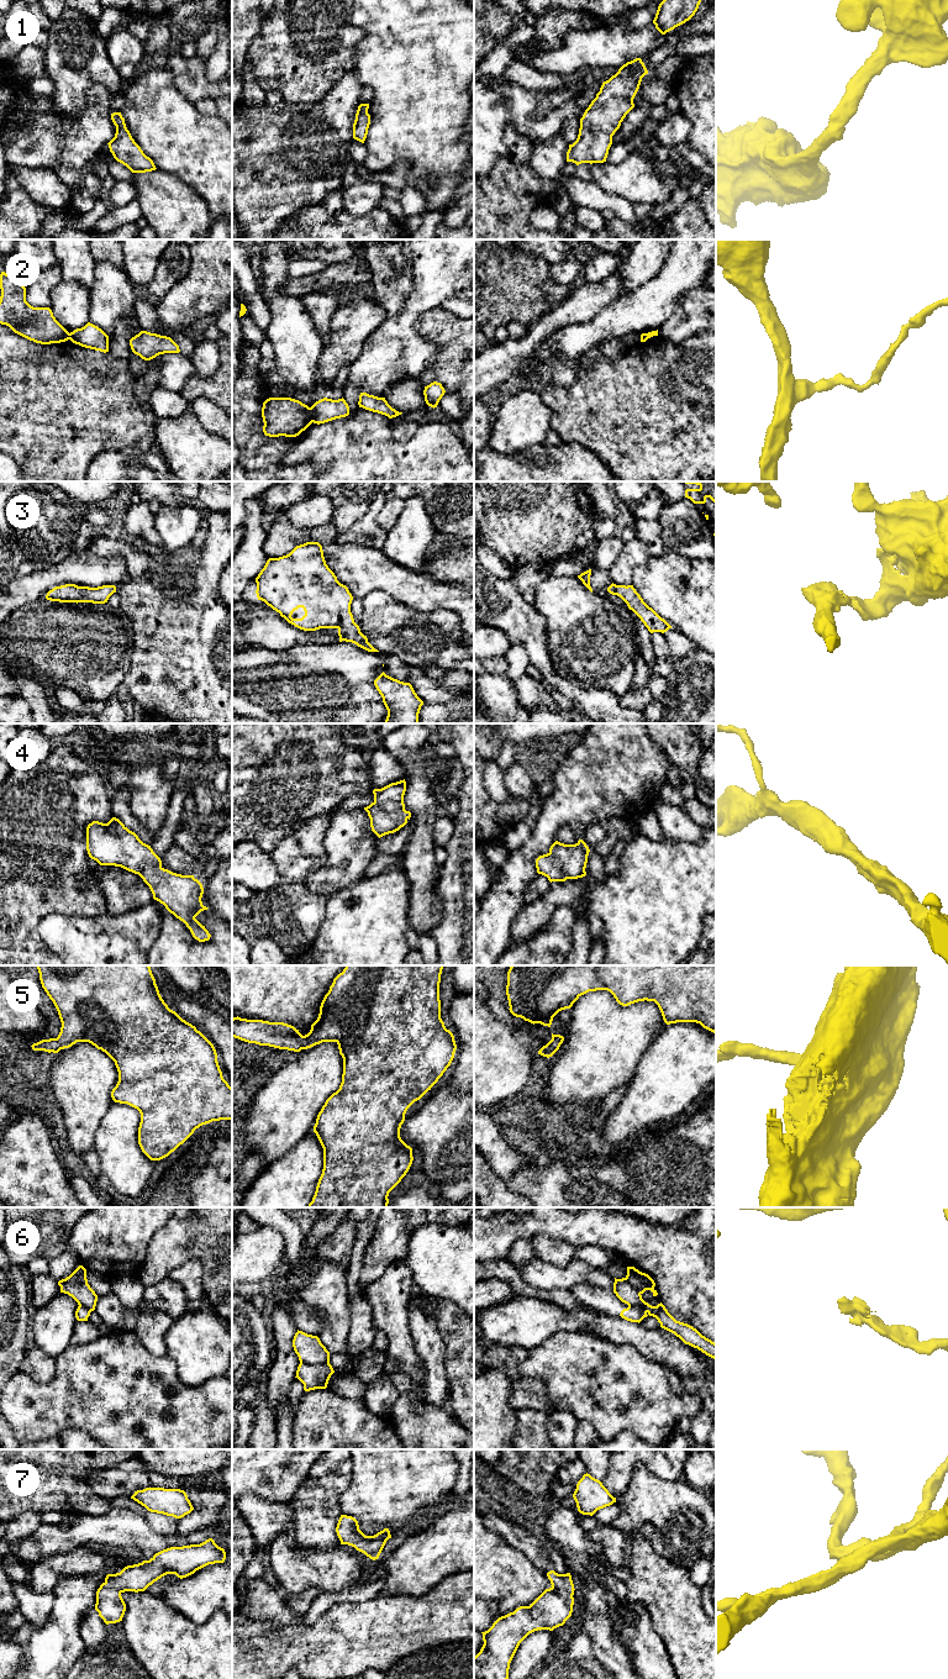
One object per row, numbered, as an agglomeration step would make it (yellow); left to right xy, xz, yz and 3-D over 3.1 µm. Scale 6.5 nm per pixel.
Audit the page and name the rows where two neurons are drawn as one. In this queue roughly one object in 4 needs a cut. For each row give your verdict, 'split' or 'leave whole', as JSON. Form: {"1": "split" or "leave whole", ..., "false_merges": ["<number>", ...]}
{"1": "leave whole", "2": "split", "3": "leave whole", "4": "leave whole", "5": "leave whole", "6": "split", "7": "leave whole", "false_merges": ["2", "6"]}

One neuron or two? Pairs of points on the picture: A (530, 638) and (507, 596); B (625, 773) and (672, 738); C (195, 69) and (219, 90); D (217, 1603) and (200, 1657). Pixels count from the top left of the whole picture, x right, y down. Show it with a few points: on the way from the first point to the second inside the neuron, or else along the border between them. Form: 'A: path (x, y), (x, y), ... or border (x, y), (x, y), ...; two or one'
A: path (527, 629), (511, 612), (511, 606); one
B: border (648, 736), (672, 763); two
C: path (198, 77), (211, 90); one
D: border (219, 1611), (201, 1624), (187, 1617); two

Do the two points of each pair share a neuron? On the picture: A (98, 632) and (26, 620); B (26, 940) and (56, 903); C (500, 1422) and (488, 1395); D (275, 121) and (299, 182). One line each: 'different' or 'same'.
A: same
B: same
C: same
D: same

